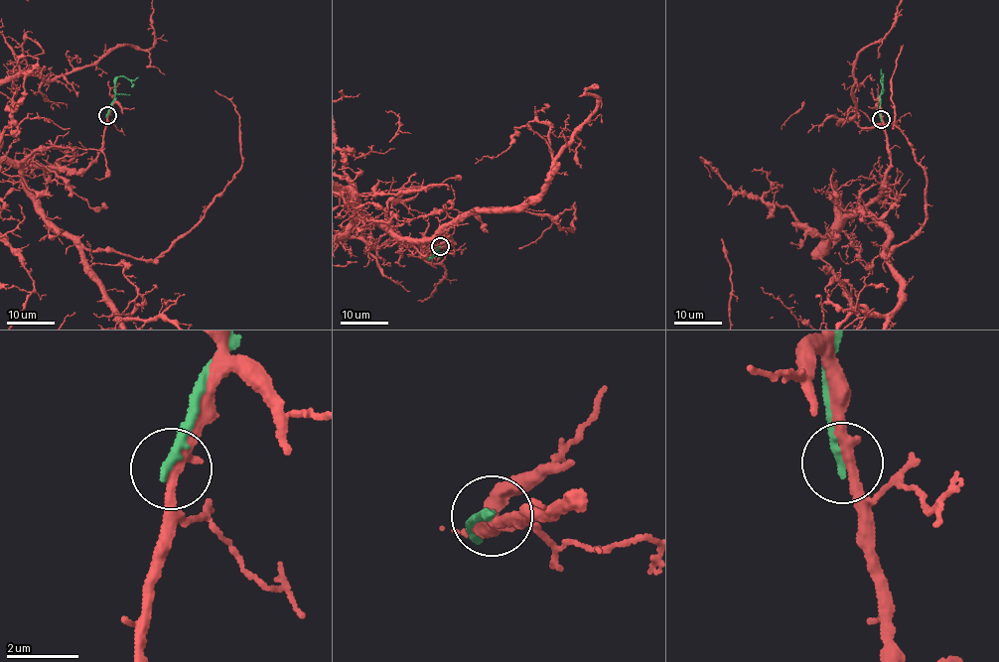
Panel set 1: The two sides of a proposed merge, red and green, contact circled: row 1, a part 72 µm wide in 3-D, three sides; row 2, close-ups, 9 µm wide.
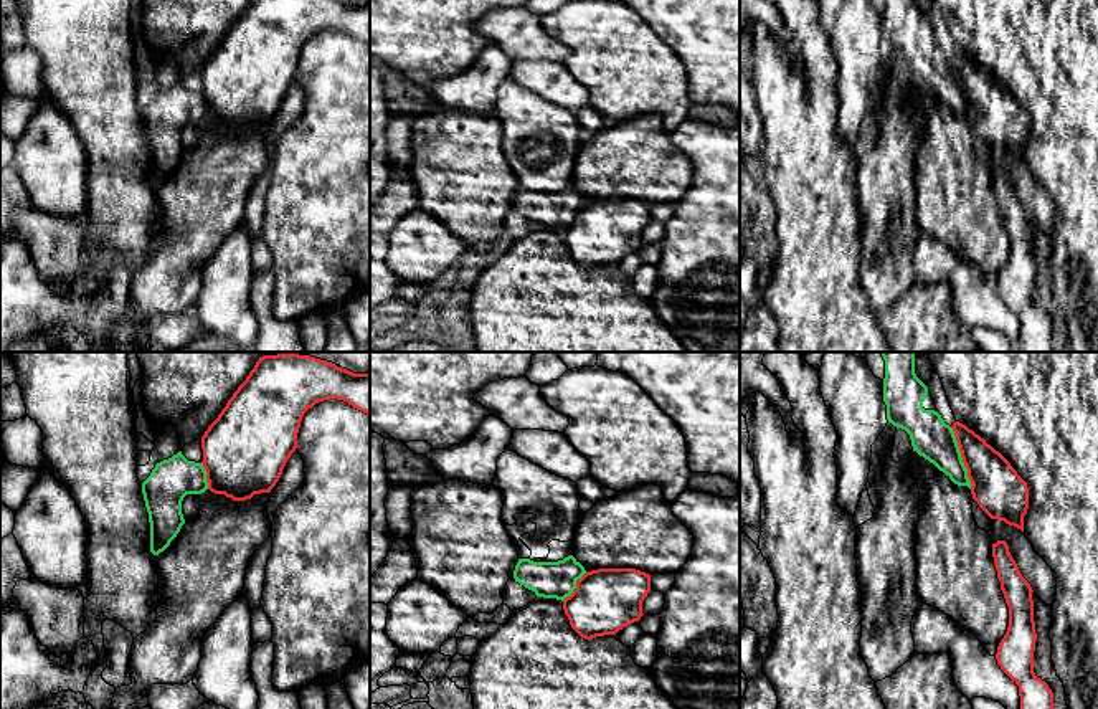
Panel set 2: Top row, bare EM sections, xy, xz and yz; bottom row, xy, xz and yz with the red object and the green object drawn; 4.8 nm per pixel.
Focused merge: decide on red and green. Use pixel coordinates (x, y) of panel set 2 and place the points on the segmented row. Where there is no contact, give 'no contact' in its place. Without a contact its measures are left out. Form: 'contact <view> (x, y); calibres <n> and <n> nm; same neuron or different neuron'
contact yz (961, 456); calibres 240 and 200 nm; different neuron

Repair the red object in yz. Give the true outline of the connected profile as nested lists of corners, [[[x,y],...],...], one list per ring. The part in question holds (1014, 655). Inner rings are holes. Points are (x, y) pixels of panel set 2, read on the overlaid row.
[[[1006,540],[992,544],[992,557],[1009,607],[1009,626],[997,646],[997,664],[1019,686],[1020,709],[1053,709],[1052,689],[1034,673],[1034,590],[1022,577]]]

